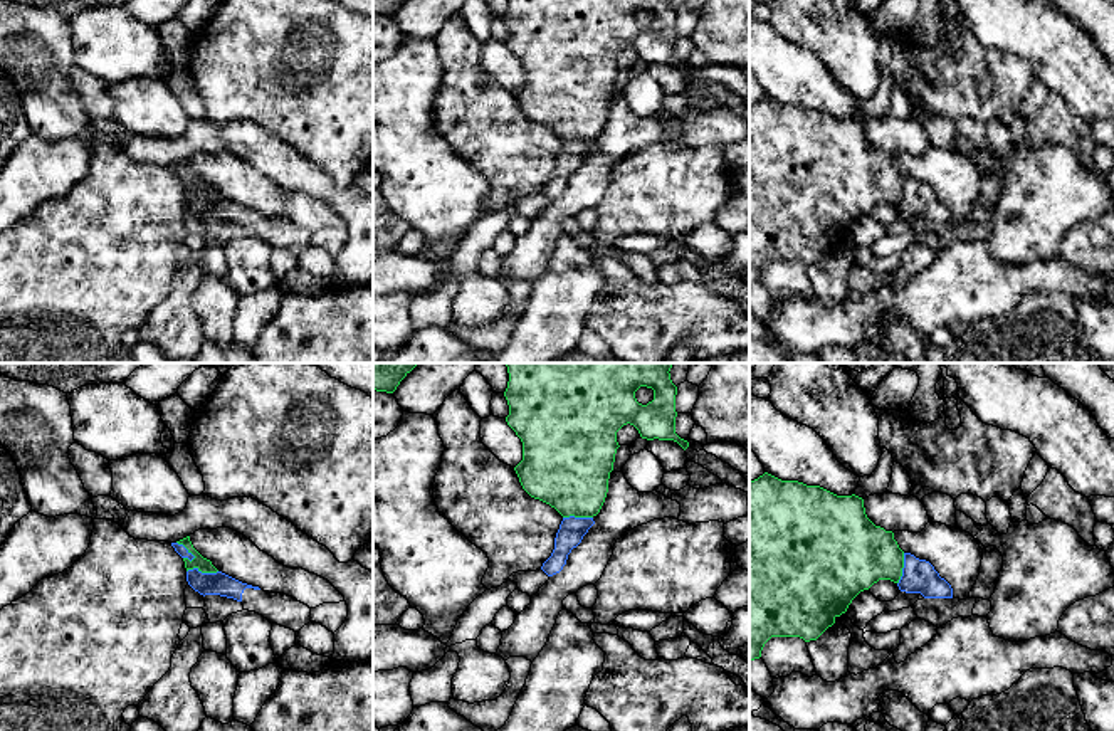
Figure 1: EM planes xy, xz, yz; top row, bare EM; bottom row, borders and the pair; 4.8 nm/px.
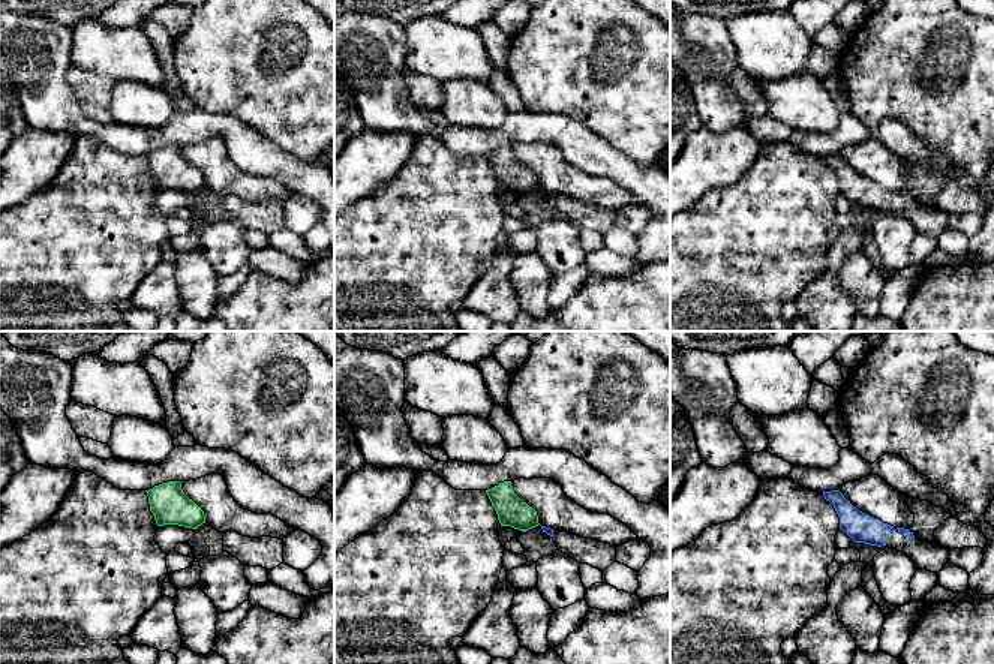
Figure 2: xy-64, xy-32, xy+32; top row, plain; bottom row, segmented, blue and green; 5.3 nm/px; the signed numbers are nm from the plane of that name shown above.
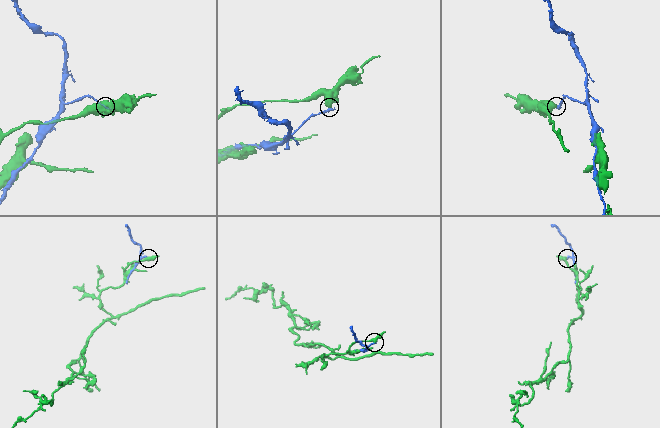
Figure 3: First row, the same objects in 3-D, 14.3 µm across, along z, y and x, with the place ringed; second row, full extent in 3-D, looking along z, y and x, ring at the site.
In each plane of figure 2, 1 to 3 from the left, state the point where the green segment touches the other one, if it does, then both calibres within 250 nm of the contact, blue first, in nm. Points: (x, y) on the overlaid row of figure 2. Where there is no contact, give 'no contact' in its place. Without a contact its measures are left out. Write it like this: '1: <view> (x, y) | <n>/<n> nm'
1: no contact
2: xy-32 (523, 531) | 20/160 nm
3: no contact

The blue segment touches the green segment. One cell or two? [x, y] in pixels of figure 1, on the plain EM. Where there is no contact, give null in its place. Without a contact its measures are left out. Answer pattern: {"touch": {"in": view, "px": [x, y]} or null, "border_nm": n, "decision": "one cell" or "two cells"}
{"touch": {"in": "xy", "px": [200, 195]}, "border_nm": 150, "decision": "two cells"}

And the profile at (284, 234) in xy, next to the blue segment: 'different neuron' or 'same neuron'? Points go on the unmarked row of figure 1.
same neuron

